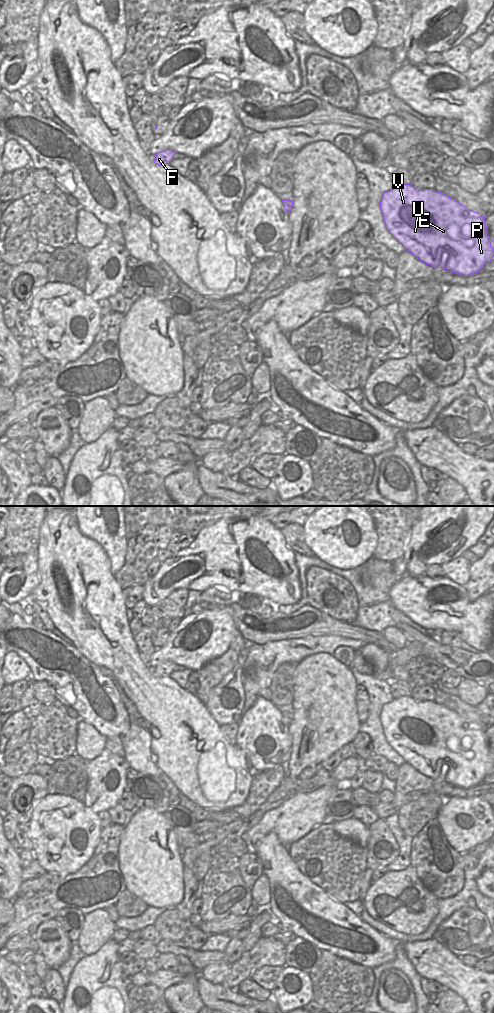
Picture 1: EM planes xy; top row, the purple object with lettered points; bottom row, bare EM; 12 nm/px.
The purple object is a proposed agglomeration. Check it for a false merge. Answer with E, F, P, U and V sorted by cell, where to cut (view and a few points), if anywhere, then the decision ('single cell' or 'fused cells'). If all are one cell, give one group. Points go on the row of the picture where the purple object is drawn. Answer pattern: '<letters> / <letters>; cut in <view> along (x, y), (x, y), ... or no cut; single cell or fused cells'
E F P U V; no cut; single cell

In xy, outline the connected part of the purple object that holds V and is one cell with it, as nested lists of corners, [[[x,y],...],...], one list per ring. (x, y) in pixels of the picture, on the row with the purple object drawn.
[[[398,185],[383,193],[380,209],[388,232],[426,265],[444,268],[460,276],[472,276],[482,272],[484,265],[494,257],[485,216],[435,189]]]

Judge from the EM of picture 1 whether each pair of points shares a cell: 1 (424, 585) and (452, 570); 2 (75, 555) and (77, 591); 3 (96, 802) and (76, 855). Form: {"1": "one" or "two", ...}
{"1": "two", "2": "one", "3": "two"}

